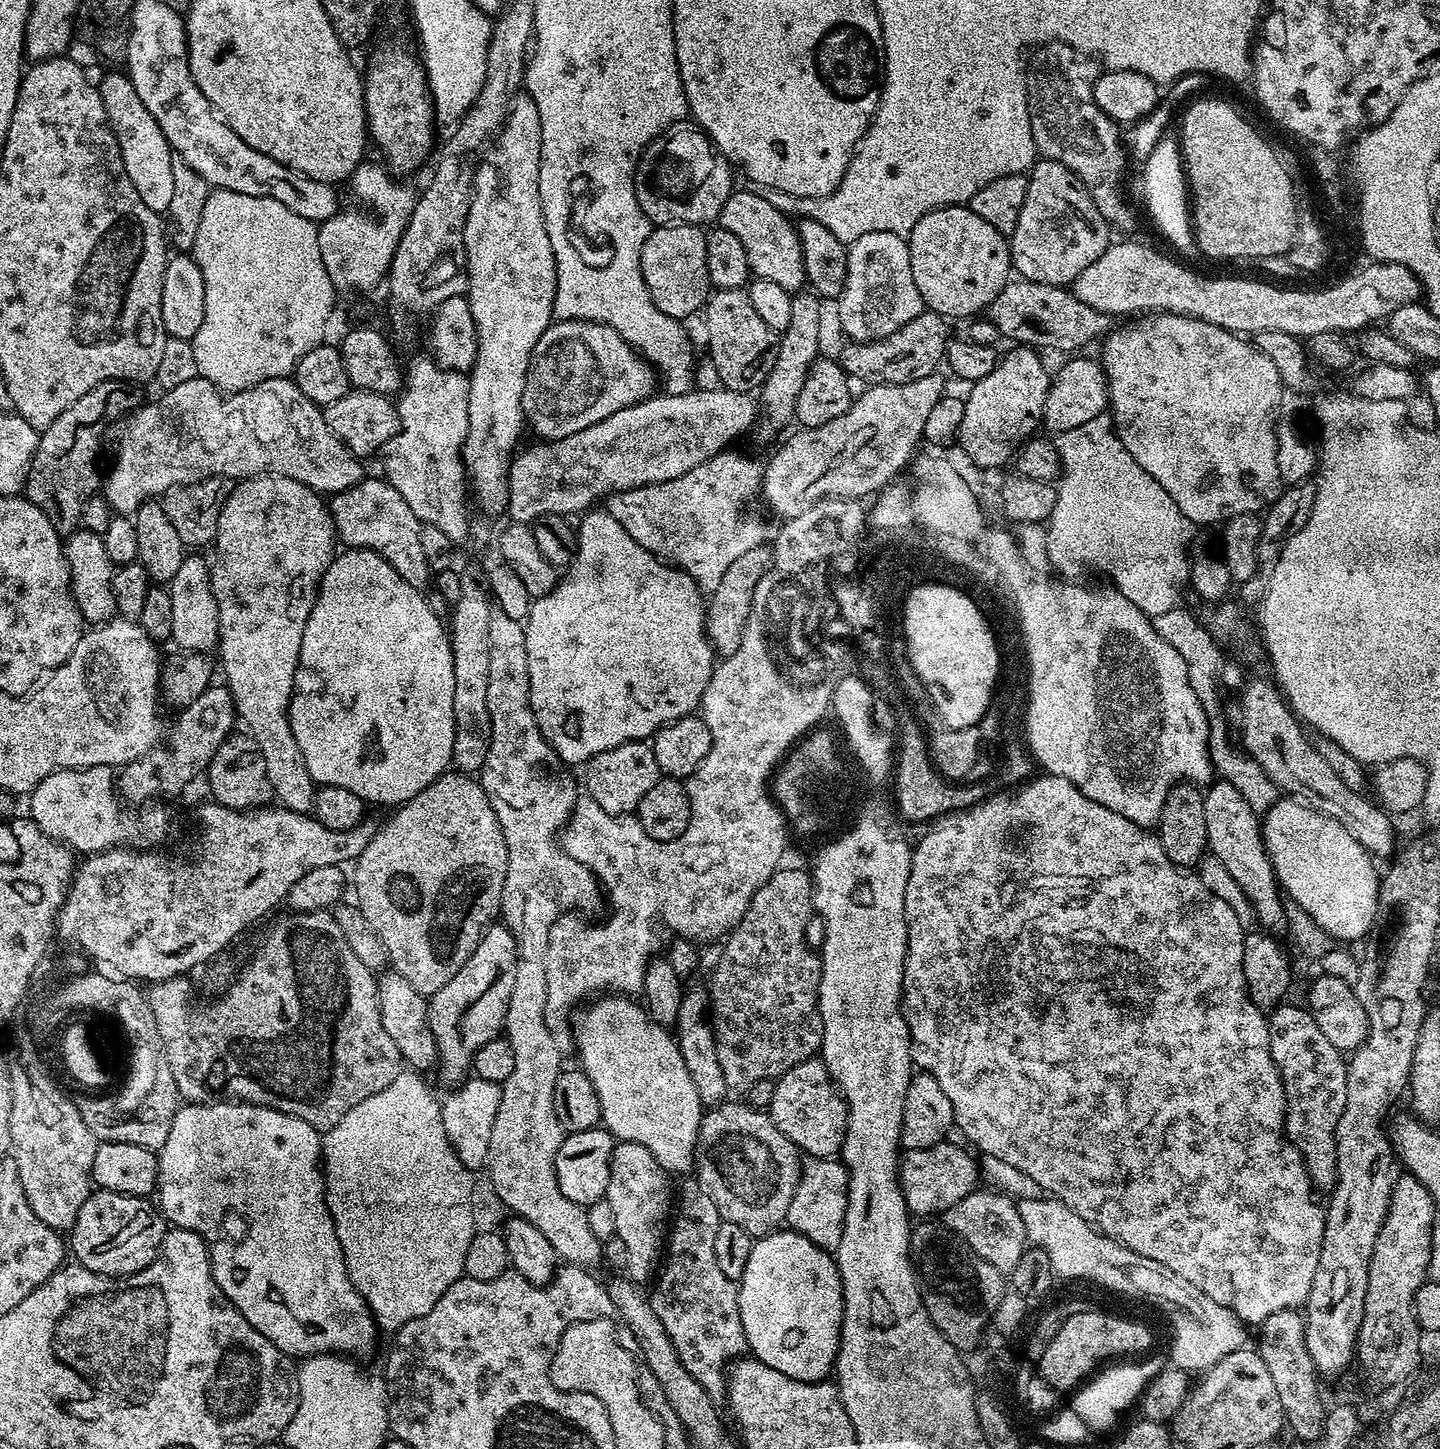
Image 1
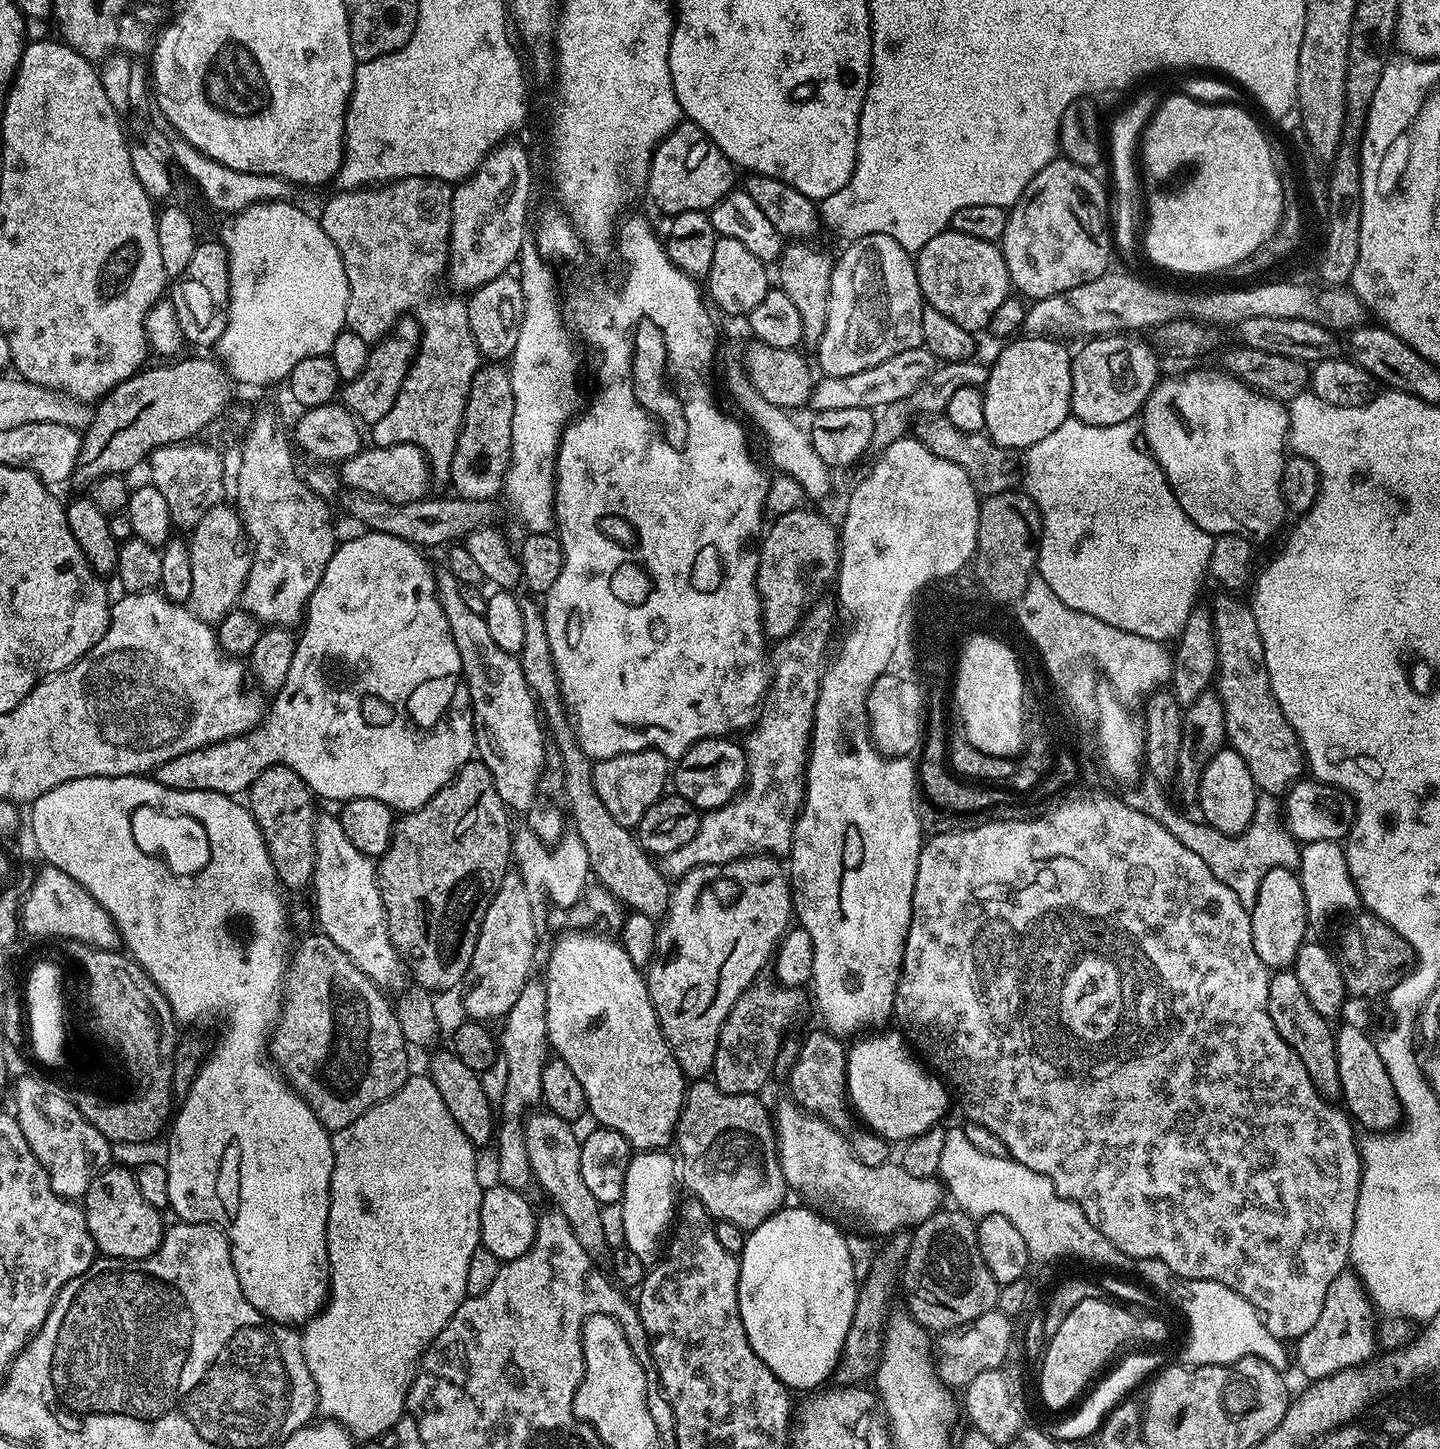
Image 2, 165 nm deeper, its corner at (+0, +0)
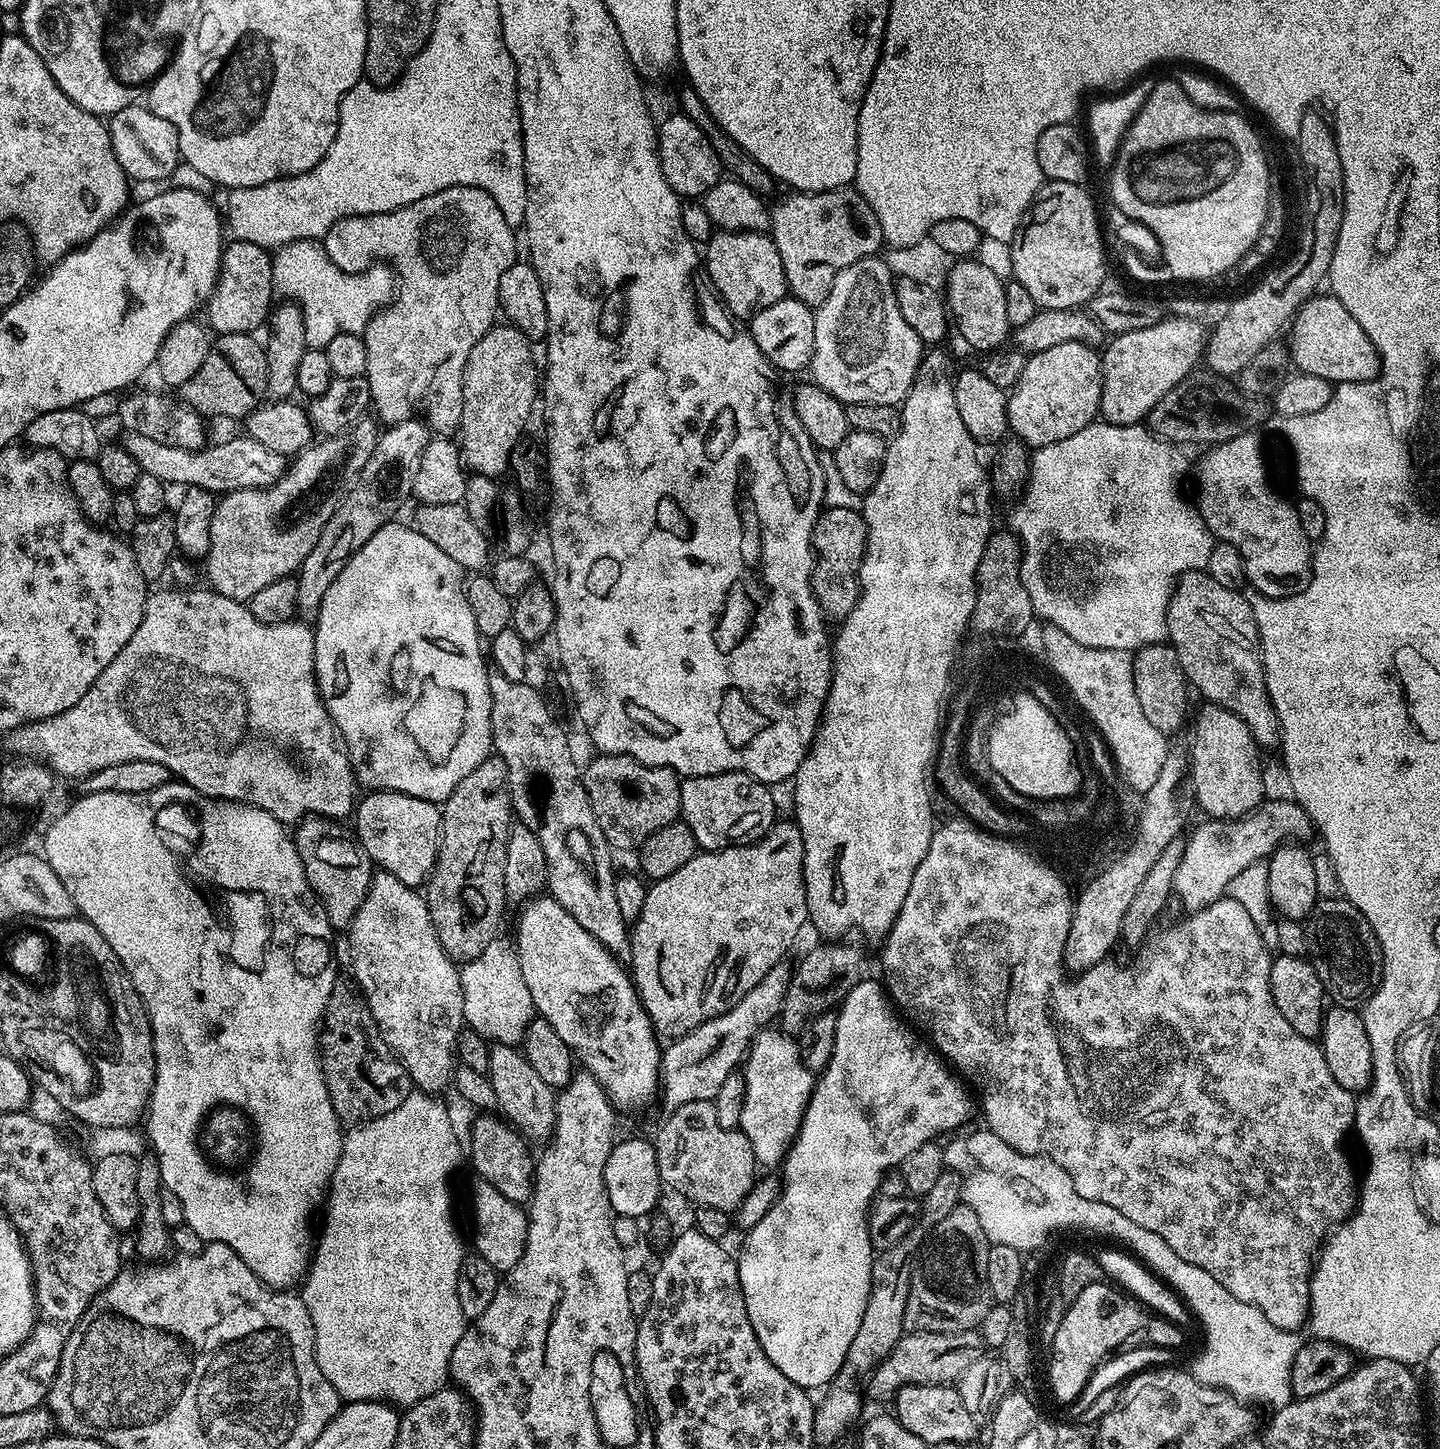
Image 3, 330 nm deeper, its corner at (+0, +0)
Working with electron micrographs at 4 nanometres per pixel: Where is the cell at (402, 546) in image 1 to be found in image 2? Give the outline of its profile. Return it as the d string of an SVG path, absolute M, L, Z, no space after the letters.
M448 566L437 567L435 574L436 597L446 614L446 622L450 622L450 632L454 634L458 656L462 658L464 681L468 683L472 699L472 721L476 727L475 755L491 770L494 786L505 805L513 813L529 811L527 827L543 844L555 845L565 835L566 816L552 804L536 804L540 771L544 768L544 738L546 742L546 728L538 711L537 699L523 677L519 659L513 653L502 650L502 646L490 638L490 629L484 617L474 614L474 610L466 606L457 576Z

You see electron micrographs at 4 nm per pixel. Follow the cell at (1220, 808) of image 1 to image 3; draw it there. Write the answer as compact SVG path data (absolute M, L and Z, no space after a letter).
M1209 702L1201 703L1192 724L1192 752L1190 751L1190 775L1196 780L1193 784L1197 794L1199 811L1209 812L1209 817L1217 820L1236 820L1259 808L1265 799L1264 772L1260 769L1261 749L1250 734L1246 722L1238 714Z

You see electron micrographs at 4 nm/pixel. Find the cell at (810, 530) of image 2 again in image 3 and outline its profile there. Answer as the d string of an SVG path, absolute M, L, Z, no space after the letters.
M825 507L817 516L812 531L812 593L816 595L825 617L832 619L833 616L836 622L840 622L854 610L860 597L860 567L867 541L868 527L859 511Z

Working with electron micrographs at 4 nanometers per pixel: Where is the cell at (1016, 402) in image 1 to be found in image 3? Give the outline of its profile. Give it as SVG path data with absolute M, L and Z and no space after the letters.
M1062 342L1062 346L1050 346L1050 350L1031 353L1024 363L1022 378L1008 392L1008 426L1011 435L1023 440L1029 449L1045 448L1070 434L1078 434L1087 424L1100 416L1102 398L1101 353L1091 344L1082 342Z

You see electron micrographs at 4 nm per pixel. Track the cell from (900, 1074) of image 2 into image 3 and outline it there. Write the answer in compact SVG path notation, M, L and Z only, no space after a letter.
M862 978L850 990L850 994L846 994L846 998L838 1006L832 1057L815 1081L812 1097L808 1099L804 1116L800 1119L800 1129L796 1131L794 1142L788 1151L788 1155L784 1158L782 1165L783 1188L780 1196L766 1216L761 1218L753 1228L747 1229L745 1236L748 1237L744 1240L744 1249L741 1250L740 1256L738 1252L740 1285L746 1302L748 1317L754 1326L754 1334L758 1338L762 1350L766 1350L766 1358L770 1358L770 1362L774 1362L774 1366L778 1366L778 1370L782 1370L782 1374L786 1374L786 1378L790 1378L790 1382L794 1382L798 1387L805 1390L823 1389L834 1379L846 1358L846 1352L850 1348L854 1334L857 1333L858 1326L861 1325L862 1314L865 1313L866 1302L870 1296L871 1266L874 1259L874 1249L868 1229L869 1209L878 1196L880 1184L884 1181L884 1175L901 1164L906 1158L906 1154L918 1150L918 1146L935 1141L940 1138L936 1136L942 1135L943 1132L952 1132L955 1128L962 1127L967 1122L972 1108L974 1112L973 1097L972 1100L968 1097L967 1090L969 1091L969 1089L957 1079L953 1069L901 1019L897 1009L891 999L885 995L885 992L886 988L883 983L877 982L875 984L868 978Z

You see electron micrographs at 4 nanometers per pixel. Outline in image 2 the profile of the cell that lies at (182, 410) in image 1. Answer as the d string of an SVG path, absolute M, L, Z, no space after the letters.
M391 444L390 446L368 446L356 456L339 465L340 479L351 491L367 492L392 504L409 504L425 499L429 495L428 483L434 477L428 457L417 444Z

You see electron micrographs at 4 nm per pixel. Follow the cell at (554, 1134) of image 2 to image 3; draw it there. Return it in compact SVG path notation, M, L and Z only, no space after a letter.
M493 1043L488 1053L488 1071L490 1085L494 1088L499 1115L513 1125L517 1132L529 1142L541 1140L547 1142L552 1138L556 1125L557 1093L526 1062L523 1051L510 1044Z

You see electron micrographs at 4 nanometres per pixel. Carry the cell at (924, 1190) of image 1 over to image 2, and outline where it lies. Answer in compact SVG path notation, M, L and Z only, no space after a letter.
M785 1098L774 1108L774 1123L782 1174L788 1185L797 1184L813 1205L825 1204L836 1212L853 1212L870 1231L885 1234L911 1229L941 1211L946 1192L939 1179L914 1178L898 1162L866 1166L852 1151L845 1133L806 1111L795 1100Z

